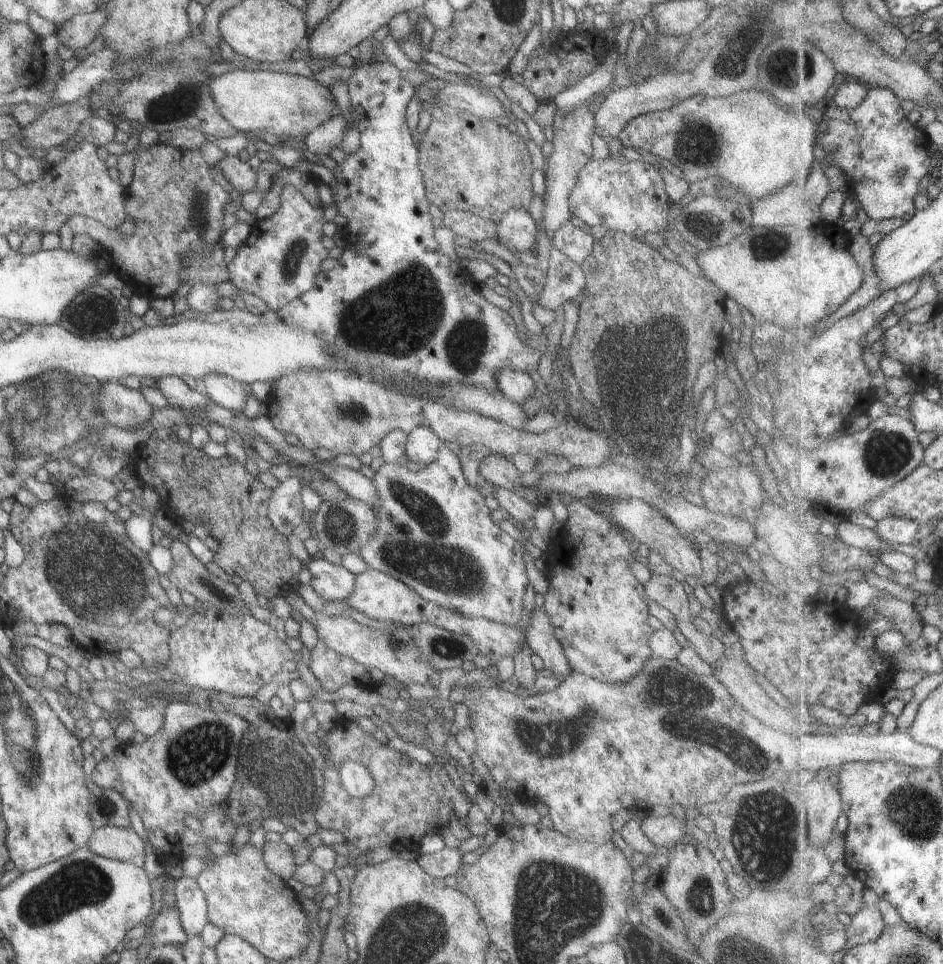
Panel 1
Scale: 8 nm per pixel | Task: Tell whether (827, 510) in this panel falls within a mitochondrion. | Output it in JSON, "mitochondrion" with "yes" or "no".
{"mitochondrion":"no"}

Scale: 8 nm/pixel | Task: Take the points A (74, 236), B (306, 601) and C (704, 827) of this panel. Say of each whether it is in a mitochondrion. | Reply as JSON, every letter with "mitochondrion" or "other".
{"A":"other","B":"other","C":"other"}

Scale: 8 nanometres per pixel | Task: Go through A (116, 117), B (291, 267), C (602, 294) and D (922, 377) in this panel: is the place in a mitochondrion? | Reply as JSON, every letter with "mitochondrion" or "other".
{"A":"other","B":"mitochondrion","C":"other","D":"other"}

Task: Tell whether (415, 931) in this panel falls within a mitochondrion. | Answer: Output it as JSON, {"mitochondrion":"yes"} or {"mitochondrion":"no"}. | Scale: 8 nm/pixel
{"mitochondrion":"yes"}

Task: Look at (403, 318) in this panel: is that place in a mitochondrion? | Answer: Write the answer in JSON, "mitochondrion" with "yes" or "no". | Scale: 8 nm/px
{"mitochondrion":"yes"}

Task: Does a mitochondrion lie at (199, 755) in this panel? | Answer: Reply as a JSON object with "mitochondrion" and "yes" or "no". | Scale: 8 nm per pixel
{"mitochondrion":"yes"}

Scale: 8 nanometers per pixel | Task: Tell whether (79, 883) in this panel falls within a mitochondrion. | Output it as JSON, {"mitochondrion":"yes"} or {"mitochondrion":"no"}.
{"mitochondrion":"yes"}

